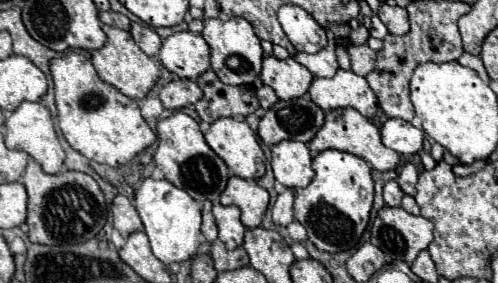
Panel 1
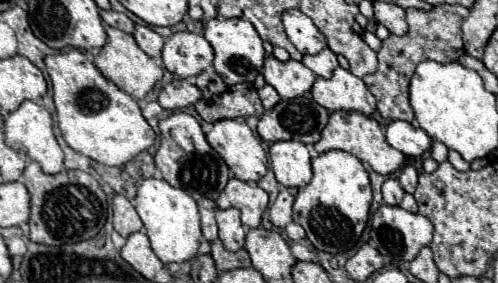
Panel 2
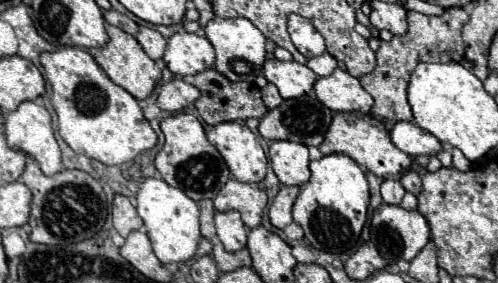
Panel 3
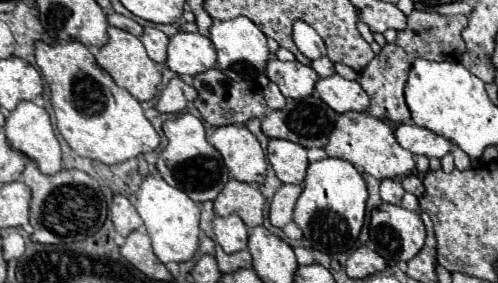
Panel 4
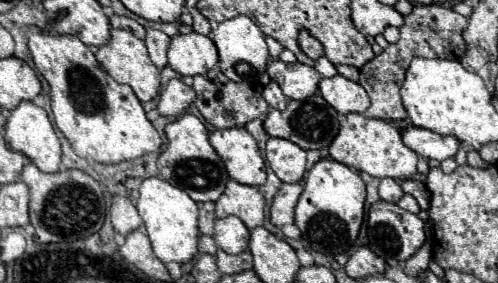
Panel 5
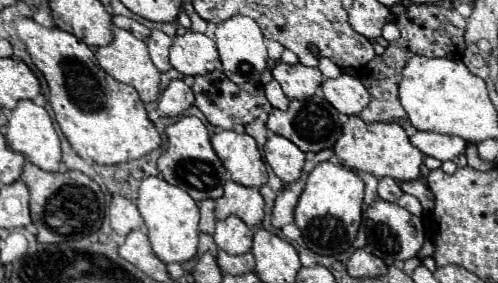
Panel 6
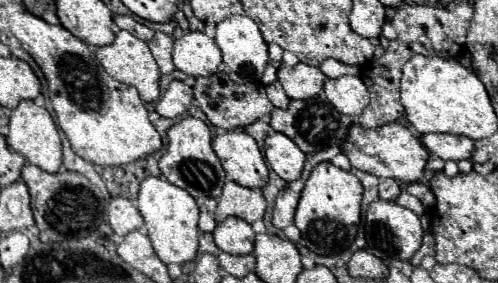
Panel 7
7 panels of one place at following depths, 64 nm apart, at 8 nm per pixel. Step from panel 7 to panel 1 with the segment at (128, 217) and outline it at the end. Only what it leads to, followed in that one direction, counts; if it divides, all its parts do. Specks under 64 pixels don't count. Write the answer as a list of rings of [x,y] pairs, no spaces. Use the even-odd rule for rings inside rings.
[[[118,194],[118,196],[114,198],[114,202],[112,202],[112,214],[114,214],[114,228],[116,228],[124,238],[128,238],[132,232],[144,228],[144,226],[142,226],[142,220],[140,220],[140,216],[138,216],[138,212],[136,212],[136,208],[134,208],[132,202],[130,202],[126,196],[122,196],[122,194]]]

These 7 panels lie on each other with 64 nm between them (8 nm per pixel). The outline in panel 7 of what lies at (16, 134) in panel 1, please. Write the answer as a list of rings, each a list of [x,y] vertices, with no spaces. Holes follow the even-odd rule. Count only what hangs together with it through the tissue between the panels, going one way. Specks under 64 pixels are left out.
[[[22,100],[18,104],[18,108],[14,108],[10,112],[8,130],[10,130],[6,136],[8,144],[30,162],[26,162],[26,164],[36,164],[36,166],[44,168],[46,172],[60,170],[60,166],[62,166],[62,142],[60,142],[58,128],[56,128],[56,124],[46,108],[36,106],[32,100]]]

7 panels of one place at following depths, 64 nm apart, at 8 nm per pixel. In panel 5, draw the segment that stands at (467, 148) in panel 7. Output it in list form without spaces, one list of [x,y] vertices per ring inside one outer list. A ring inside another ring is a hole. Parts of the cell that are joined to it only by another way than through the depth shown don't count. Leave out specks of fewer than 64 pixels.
[[[408,126],[402,132],[402,138],[404,138],[404,144],[414,152],[418,152],[420,156],[434,158],[440,162],[446,158],[452,158],[460,146],[460,142],[454,136],[442,136],[416,126]]]

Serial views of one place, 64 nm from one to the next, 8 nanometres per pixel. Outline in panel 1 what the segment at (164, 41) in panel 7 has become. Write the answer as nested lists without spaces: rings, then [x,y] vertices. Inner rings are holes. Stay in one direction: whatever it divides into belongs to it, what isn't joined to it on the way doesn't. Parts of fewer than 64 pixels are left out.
[[[134,22],[132,28],[130,28],[130,34],[132,34],[132,38],[136,40],[136,44],[138,44],[148,56],[156,56],[156,54],[158,54],[160,46],[162,46],[162,38],[160,38],[152,28]]]

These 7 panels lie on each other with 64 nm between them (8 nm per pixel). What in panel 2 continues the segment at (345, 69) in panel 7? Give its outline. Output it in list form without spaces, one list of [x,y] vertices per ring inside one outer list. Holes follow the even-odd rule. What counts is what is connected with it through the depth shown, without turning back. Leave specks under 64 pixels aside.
[[[324,48],[324,50],[322,50],[320,54],[316,54],[316,56],[304,56],[304,58],[302,58],[302,64],[308,66],[316,76],[322,76],[322,78],[332,76],[334,68],[338,66],[336,54],[334,54],[330,48]]]

